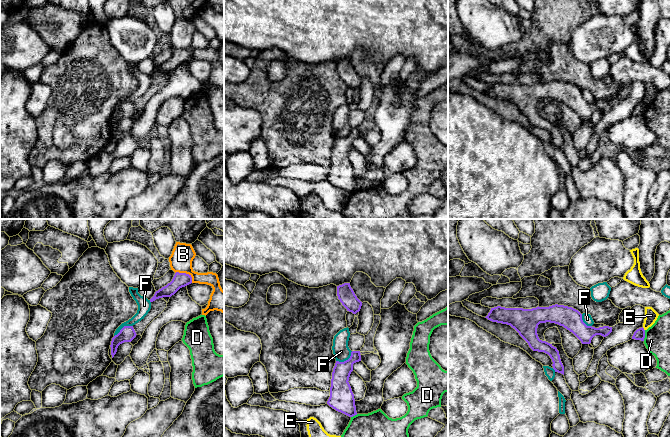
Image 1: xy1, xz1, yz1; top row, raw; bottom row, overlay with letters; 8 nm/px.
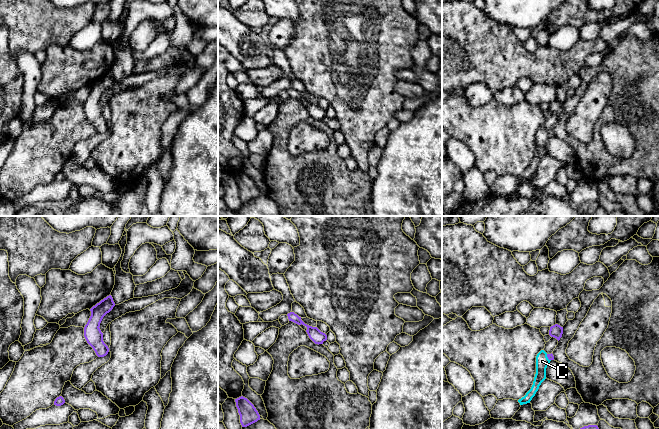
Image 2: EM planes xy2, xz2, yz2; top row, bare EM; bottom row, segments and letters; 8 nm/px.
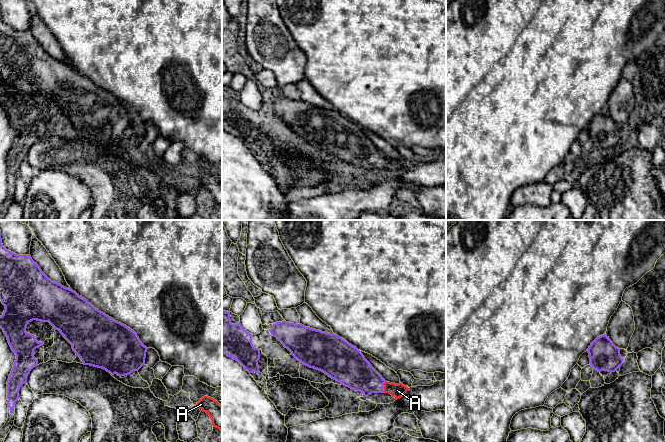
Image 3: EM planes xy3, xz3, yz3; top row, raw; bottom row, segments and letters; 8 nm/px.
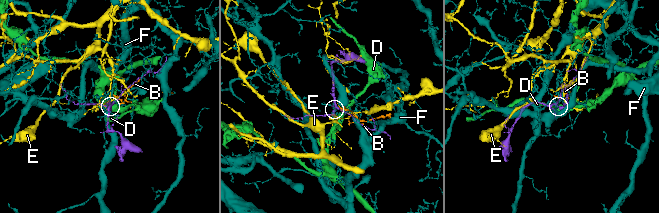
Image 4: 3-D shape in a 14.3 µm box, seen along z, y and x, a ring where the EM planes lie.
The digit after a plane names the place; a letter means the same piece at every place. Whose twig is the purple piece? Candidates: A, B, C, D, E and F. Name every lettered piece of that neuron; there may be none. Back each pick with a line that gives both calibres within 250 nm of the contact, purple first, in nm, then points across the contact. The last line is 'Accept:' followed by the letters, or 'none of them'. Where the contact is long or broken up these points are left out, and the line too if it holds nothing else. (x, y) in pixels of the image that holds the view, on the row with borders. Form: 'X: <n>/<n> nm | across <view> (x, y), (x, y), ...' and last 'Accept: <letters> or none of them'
A: 260/110 nm | across xz3 (356, 372), (368, 381), (383, 386), (397, 390)
Accept: A

